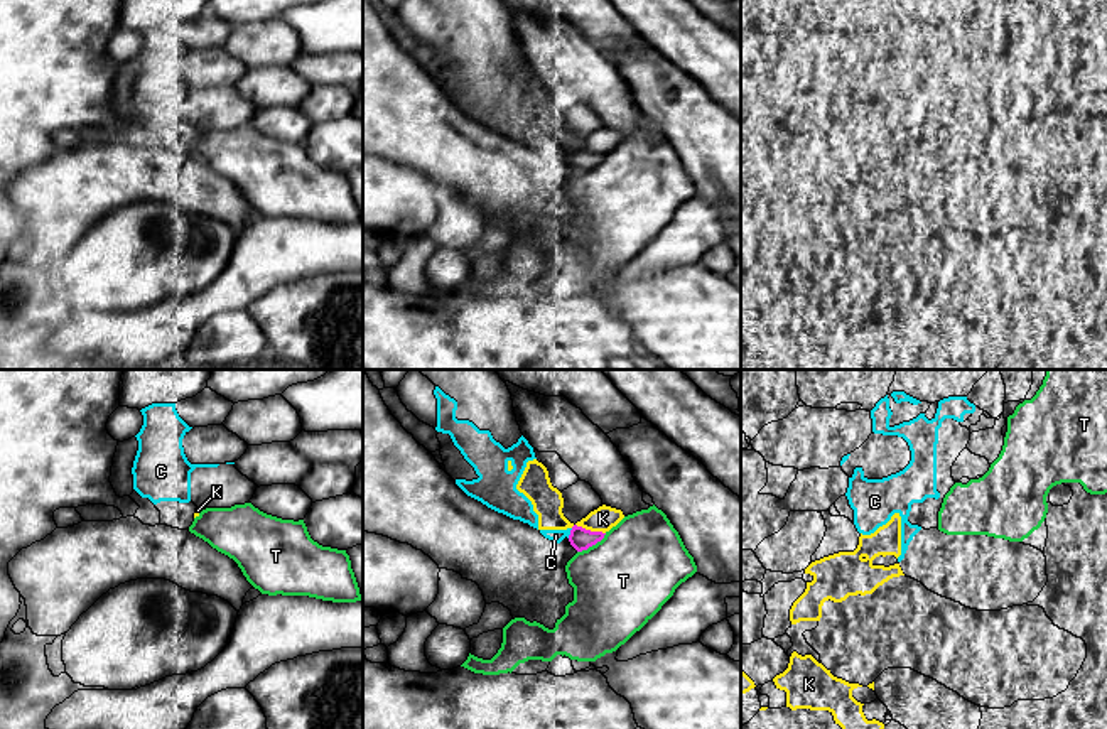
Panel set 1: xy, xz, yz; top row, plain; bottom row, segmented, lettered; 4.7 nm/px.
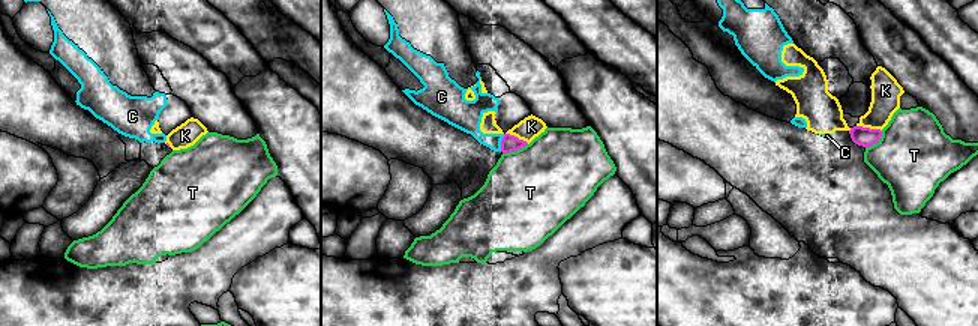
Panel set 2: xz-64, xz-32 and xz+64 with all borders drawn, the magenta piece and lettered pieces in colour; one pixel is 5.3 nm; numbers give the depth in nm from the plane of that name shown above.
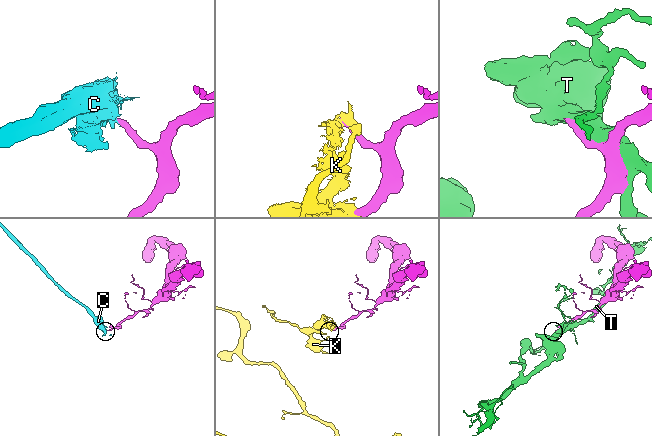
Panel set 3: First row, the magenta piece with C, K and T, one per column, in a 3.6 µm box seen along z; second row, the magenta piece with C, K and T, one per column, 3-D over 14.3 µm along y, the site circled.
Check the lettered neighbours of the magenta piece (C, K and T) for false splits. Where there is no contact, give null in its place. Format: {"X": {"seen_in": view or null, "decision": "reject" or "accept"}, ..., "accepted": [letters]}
{"C": {"seen_in": "xz", "decision": "reject"}, "K": {"seen_in": "xz", "decision": "reject"}, "T": {"seen_in": "xz", "decision": "reject"}, "accepted": []}

